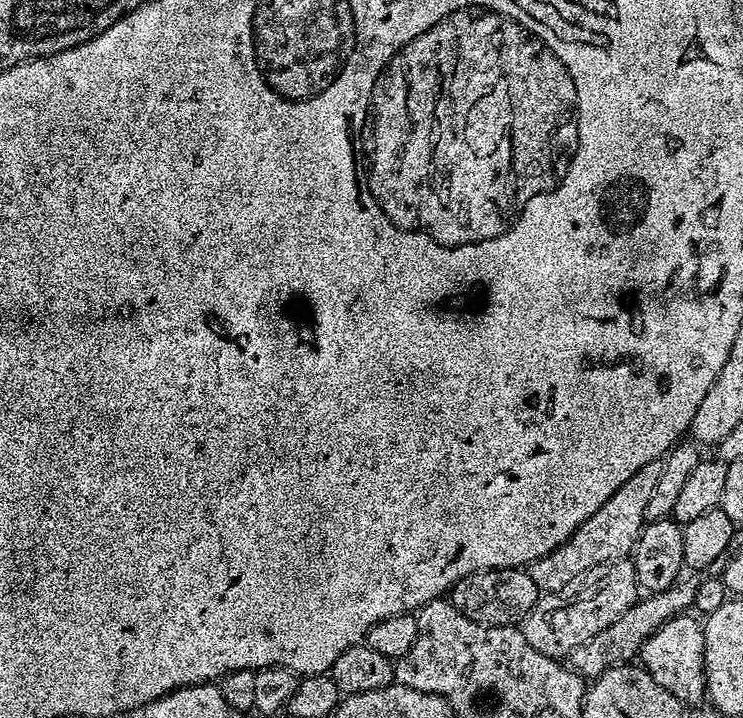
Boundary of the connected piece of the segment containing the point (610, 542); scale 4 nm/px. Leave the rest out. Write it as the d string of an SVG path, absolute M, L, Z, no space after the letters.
M654 460L639 468L564 544L556 547L550 555L544 555L530 564L528 571L536 588L543 593L562 590L571 579L596 565L625 559L634 549L636 539L645 523L646 505L650 502L655 483L658 482L661 466L660 460Z

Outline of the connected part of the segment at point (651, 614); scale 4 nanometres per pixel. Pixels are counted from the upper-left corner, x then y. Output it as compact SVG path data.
M688 574L682 576L666 590L649 593L637 599L636 603L628 607L626 613L620 615L610 626L600 630L593 638L588 639L571 652L568 662L572 670L593 680L616 664L633 661L645 641L656 633L662 625L676 616L687 613L692 608L700 581L699 575Z

